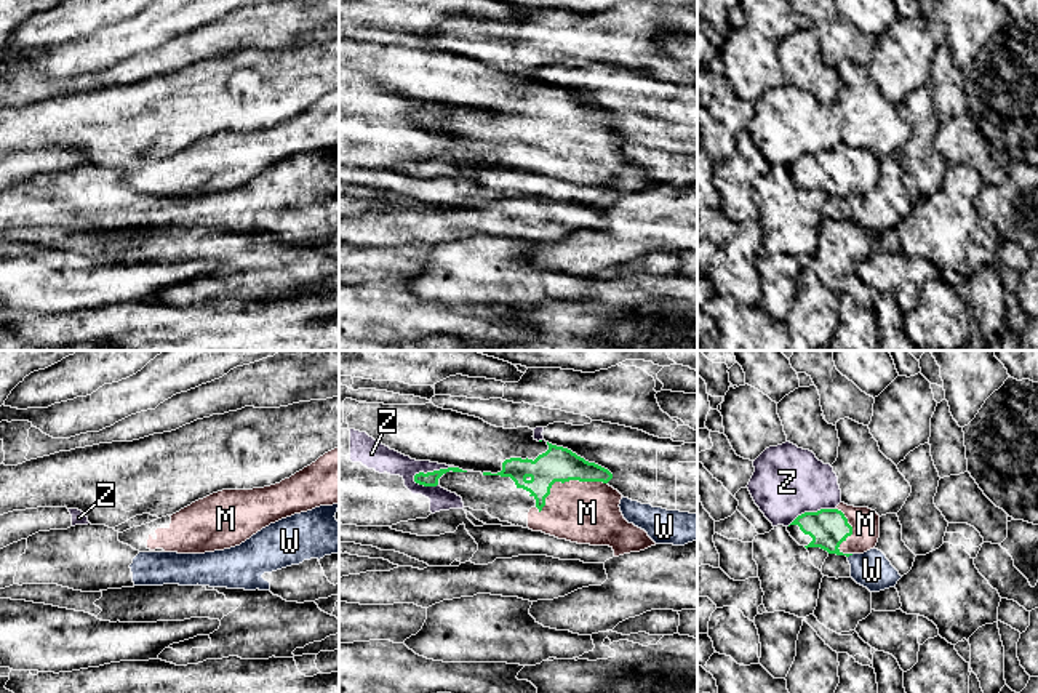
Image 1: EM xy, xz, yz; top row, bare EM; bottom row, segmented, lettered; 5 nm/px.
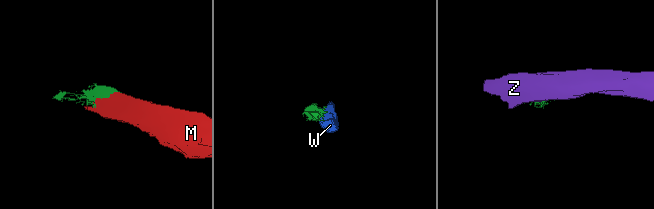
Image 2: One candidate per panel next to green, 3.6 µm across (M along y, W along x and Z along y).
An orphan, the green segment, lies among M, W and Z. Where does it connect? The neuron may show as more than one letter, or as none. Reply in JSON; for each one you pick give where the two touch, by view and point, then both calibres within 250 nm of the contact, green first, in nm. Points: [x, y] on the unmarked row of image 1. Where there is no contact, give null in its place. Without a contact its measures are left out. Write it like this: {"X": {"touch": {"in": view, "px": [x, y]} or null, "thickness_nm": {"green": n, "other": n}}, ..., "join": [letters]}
{"M": {"touch": {"in": "xz", "px": [565, 122]}, "thickness_nm": {"green": 180, "other": 320}}, "join": ["M"]}

